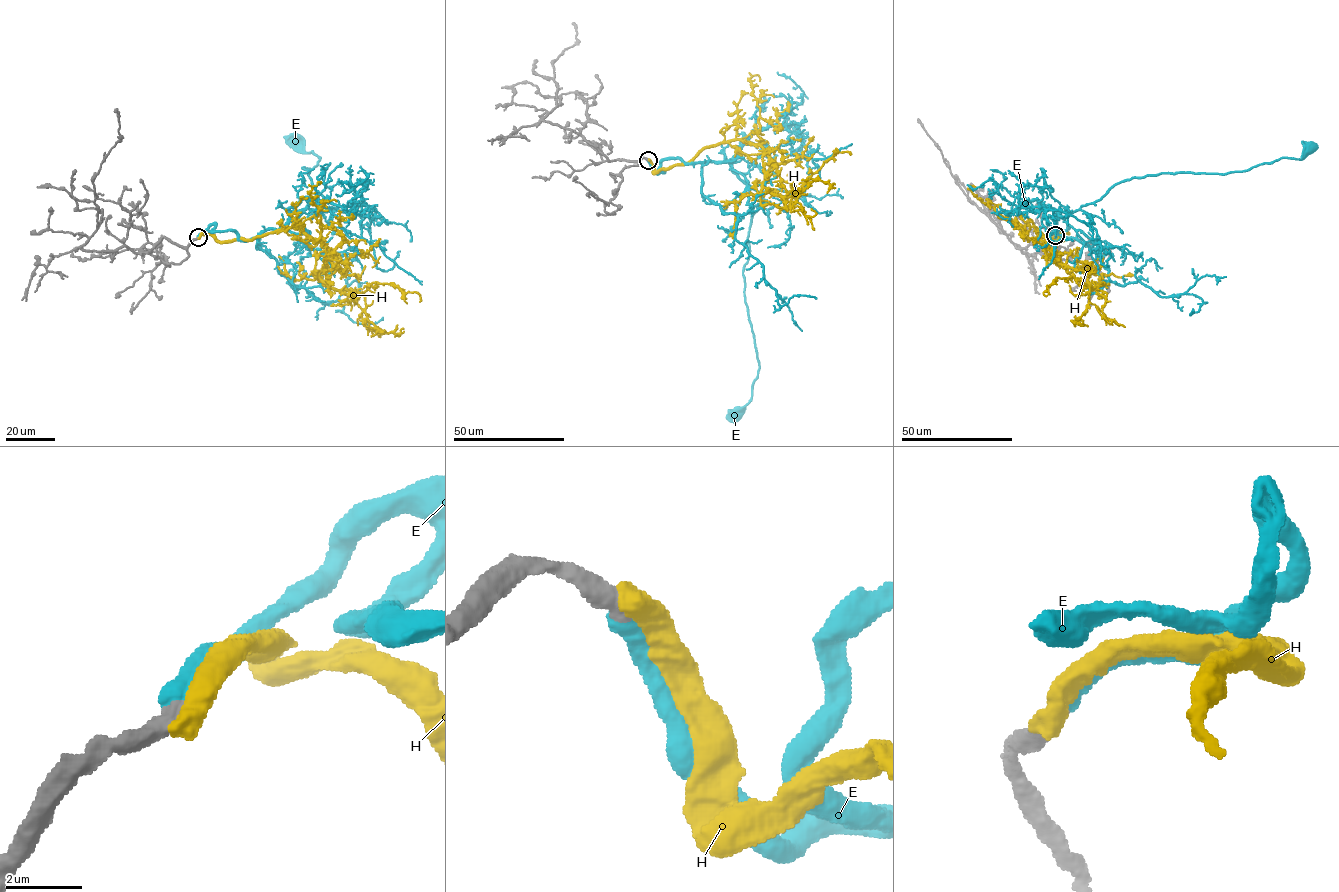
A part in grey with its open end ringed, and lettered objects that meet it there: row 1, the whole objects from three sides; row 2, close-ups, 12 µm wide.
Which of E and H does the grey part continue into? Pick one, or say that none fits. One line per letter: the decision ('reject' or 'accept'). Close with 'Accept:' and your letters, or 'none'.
E: accept
H: reject
Accept: E

